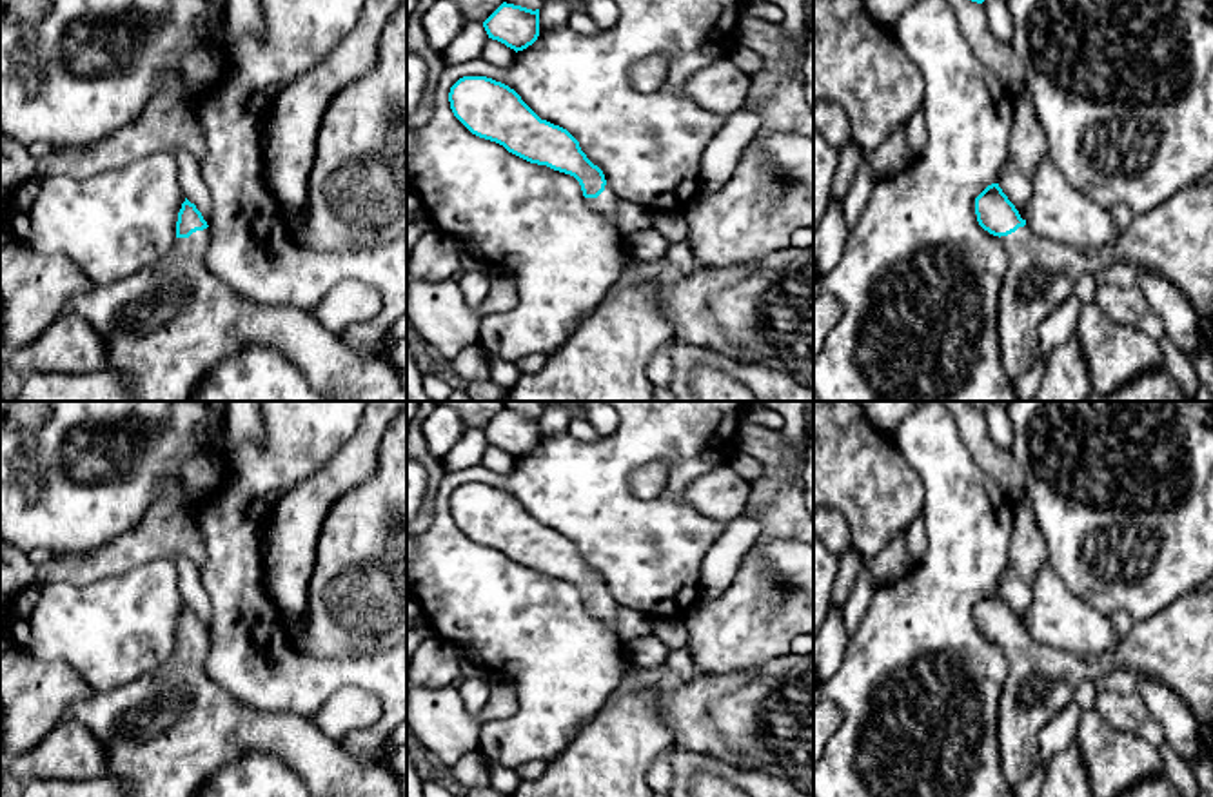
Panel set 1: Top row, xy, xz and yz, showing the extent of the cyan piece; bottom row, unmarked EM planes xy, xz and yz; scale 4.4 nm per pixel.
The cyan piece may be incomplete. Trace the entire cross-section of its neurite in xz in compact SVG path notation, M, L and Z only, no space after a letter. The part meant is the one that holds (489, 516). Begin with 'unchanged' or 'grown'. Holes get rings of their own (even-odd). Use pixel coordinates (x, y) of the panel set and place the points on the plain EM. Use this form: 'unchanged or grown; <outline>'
grown; M463 483L449 499L454 523L476 543L503 552L537 572L574 583L592 617L616 634L619 605L603 577L563 534L541 526L508 492L487 483Z

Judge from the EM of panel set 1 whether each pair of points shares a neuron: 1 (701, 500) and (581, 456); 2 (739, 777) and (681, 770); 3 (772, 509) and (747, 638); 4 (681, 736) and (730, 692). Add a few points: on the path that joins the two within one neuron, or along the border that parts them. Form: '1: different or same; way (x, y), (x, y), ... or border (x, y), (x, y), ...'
1: different; border (716, 467), (683, 492), (714, 521)
2: same; way (725, 768), (696, 765)
3: same; way (759, 541), (754, 554), (754, 605)
4: same; way (690, 723), (710, 703), (718, 703)

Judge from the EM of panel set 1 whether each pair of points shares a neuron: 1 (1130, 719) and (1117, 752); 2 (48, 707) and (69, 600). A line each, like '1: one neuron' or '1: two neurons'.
1: two neurons
2: two neurons

